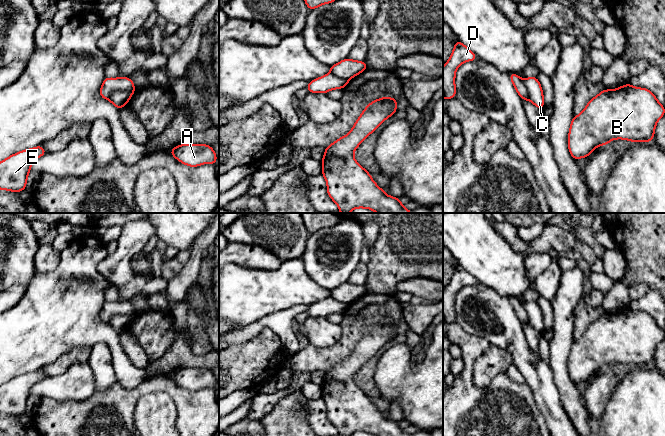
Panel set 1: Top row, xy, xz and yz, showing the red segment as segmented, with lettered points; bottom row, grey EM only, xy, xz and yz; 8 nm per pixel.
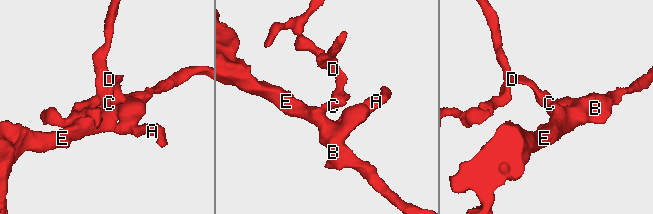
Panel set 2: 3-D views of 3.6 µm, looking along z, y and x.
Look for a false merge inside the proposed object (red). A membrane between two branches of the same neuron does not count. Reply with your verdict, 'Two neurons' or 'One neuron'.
Two neurons

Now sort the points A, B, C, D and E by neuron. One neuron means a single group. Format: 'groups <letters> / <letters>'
groups A B C E / D

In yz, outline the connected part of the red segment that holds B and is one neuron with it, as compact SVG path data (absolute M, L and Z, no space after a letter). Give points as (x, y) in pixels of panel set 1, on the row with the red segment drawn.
M628 83L614 90L604 89L581 114L573 117L569 152L577 161L590 157L596 147L609 144L612 139L653 141L656 123L664 115L665 106L646 88Z

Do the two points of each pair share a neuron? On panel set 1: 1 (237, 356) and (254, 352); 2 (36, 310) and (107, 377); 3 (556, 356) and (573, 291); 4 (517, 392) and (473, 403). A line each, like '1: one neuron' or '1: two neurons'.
1: one neuron
2: two neurons
3: one neuron
4: one neuron

